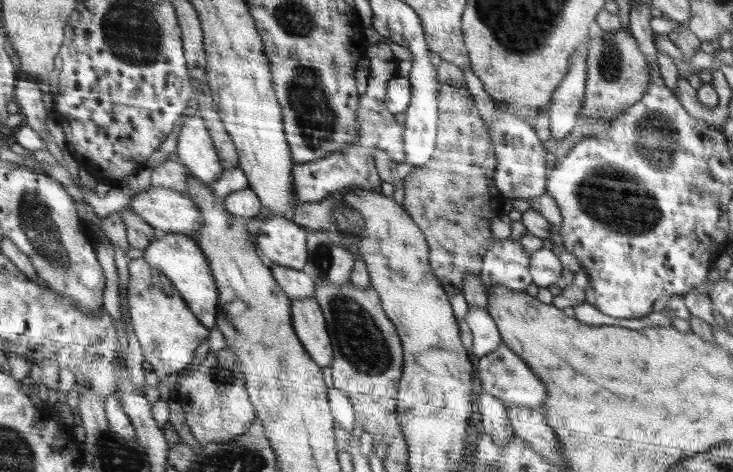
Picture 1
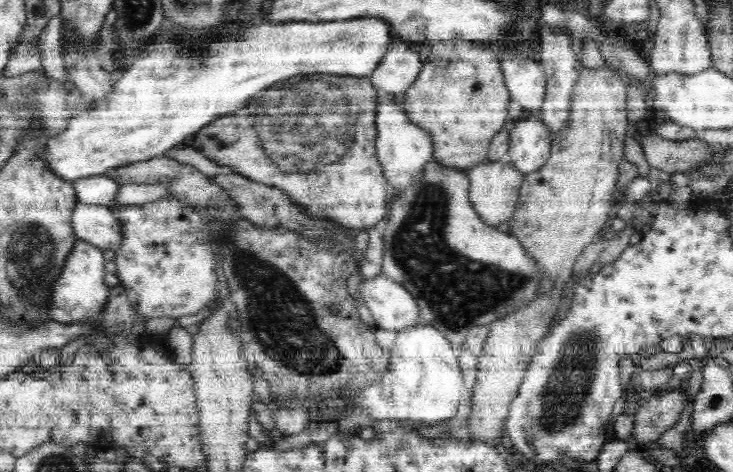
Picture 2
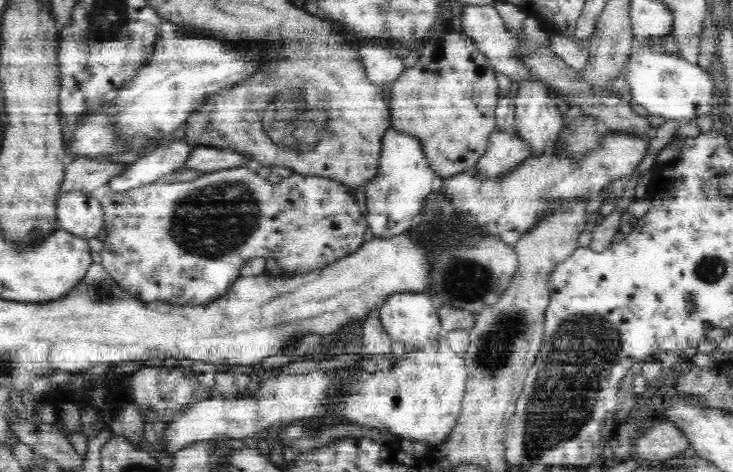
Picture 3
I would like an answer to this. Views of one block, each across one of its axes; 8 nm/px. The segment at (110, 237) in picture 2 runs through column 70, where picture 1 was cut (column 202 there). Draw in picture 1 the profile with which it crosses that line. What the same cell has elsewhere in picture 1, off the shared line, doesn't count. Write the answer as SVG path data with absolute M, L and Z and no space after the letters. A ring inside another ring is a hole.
M151 187L136 194L133 200L129 202L128 207L158 230L159 234L182 232L185 235L192 236L203 223L203 216L192 197L186 193L178 192L176 189Z

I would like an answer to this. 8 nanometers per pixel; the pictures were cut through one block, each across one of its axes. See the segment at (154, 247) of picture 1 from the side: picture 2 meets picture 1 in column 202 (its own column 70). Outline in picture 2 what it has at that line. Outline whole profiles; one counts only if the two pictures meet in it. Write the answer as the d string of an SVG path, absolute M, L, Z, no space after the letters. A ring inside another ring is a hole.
M78 239L68 257L65 258L64 270L52 288L52 300L50 300L50 306L46 308L48 317L51 320L71 323L80 321L84 317L92 317L94 313L100 312L110 296L110 288L104 281L104 276L106 276L104 264L106 264L106 259L101 248Z

